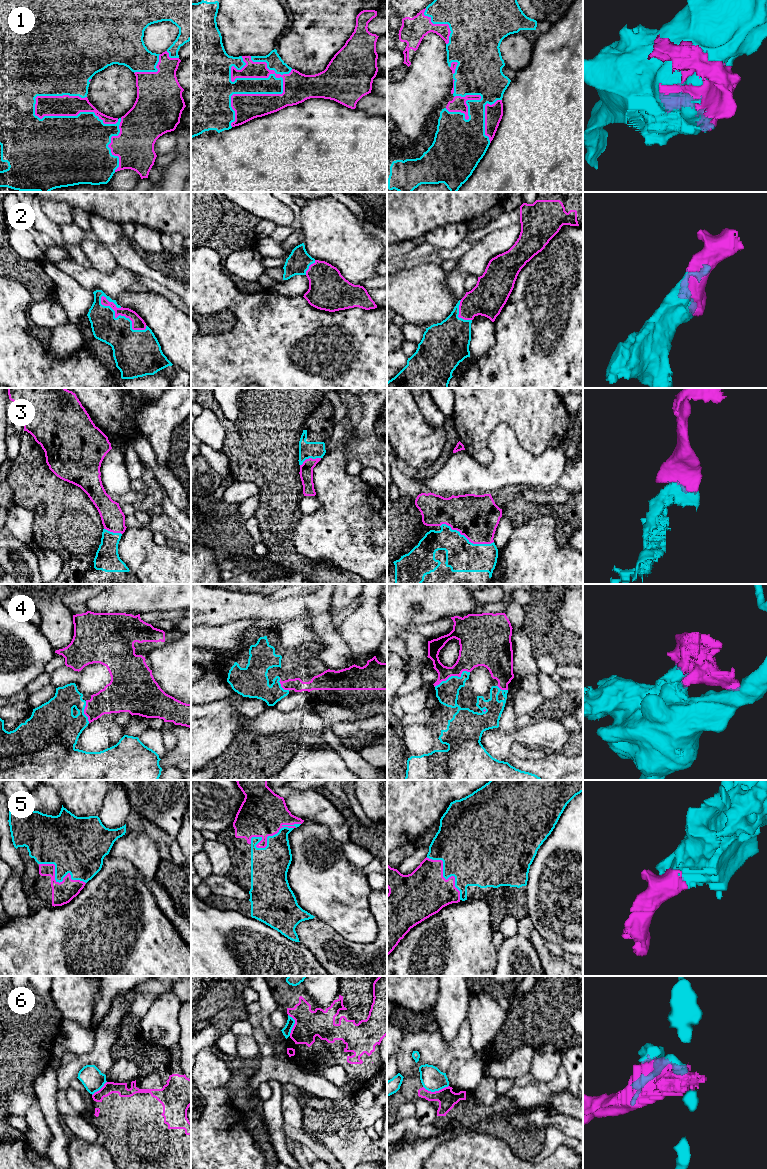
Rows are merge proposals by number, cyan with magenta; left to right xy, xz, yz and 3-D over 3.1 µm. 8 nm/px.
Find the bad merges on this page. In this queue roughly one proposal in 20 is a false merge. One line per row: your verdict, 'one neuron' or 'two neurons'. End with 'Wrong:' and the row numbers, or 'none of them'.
1: one neuron
2: one neuron
3: one neuron
4: one neuron
5: one neuron
6: two neurons
Wrong: 6

